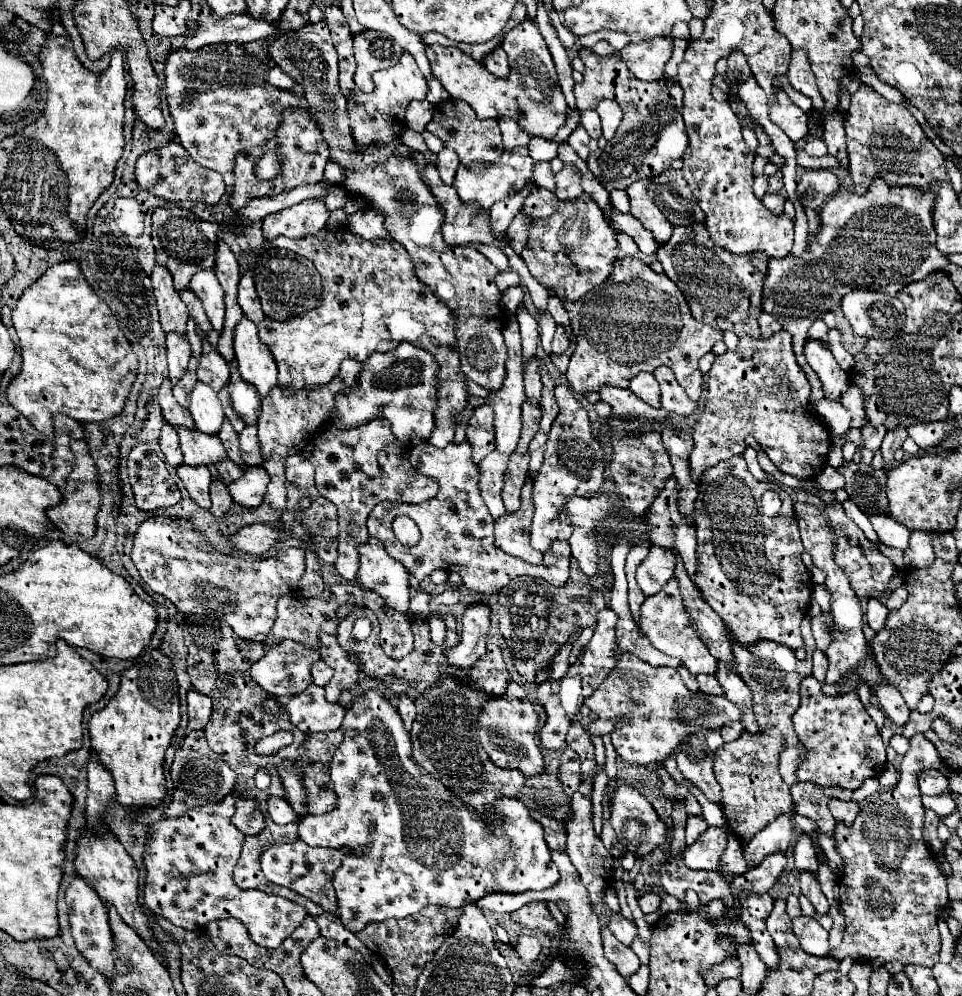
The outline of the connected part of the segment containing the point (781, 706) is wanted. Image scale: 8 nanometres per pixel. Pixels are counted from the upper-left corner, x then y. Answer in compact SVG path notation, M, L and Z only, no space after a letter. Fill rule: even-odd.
M805 615L803 623L801 623L801 637L805 641L805 651L807 651L807 659L799 660L795 657L795 653L789 649L789 647L779 647L779 643L771 643L771 641L759 641L759 643L751 643L751 645L741 645L733 633L729 631L729 639L731 639L731 649L733 649L733 655L735 655L735 661L737 661L737 673L739 677L745 681L745 685L751 689L753 693L753 713L757 717L757 723L761 725L761 729L765 729L767 725L775 725L783 731L785 739L787 739L787 747L785 751L799 751L799 759L781 759L779 763L779 771L781 771L781 777L787 785L793 785L797 783L797 767L799 763L803 761L805 757L805 749L803 749L803 743L799 743L799 737L795 735L795 729L793 729L793 723L791 723L791 717L793 713L797 711L799 707L799 683L801 679L809 677L812 674L813 663L812 655L813 651L817 649L815 645L815 639L811 635L811 625L809 625L809 615Z

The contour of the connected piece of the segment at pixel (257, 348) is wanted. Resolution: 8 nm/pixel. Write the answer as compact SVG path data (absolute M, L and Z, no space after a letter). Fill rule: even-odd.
M243 317L243 321L235 329L235 355L237 355L237 363L239 363L243 381L251 383L259 391L259 395L265 397L277 385L277 365L275 365L275 359L273 359L269 347L259 341L257 325L247 317Z

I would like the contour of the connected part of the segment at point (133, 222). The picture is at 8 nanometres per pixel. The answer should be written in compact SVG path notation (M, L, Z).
M117 197L111 215L123 235L139 237L143 233L143 213L141 205L135 199Z

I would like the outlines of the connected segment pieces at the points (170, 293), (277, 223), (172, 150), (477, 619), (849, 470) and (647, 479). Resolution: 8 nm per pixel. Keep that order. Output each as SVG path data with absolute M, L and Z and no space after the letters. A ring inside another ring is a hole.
M155 265L153 269L153 289L155 289L155 299L157 299L157 309L159 309L159 321L165 333L181 333L185 335L187 327L187 307L181 301L179 293L173 287L173 279L165 267Z
M307 199L295 207L281 209L263 219L263 239L271 243L275 237L285 235L291 239L301 239L307 235L315 235L325 227L329 219L329 209L321 199Z
M171 141L159 151L145 153L143 157L139 157L135 165L135 175L137 175L137 183L143 189L147 189L149 193L165 201L187 201L189 199L189 201L203 203L207 209L211 209L213 205L219 203L219 199L225 193L223 177L211 169L197 165L177 141Z
M473 603L465 609L461 621L463 621L461 643L455 649L447 651L447 661L457 669L469 671L469 667L475 665L475 659L479 659L485 651L491 609L487 603Z
M843 463L839 473L845 477L845 491L849 499L867 513L887 513L887 497L885 497L885 481L887 471L875 469L865 463Z
M611 417L611 423L617 423L615 431L611 435L611 445L613 445L611 477L613 477L613 483L617 487L619 497L625 501L627 511L633 515L643 515L651 507L651 503L655 501L659 491L665 487L665 481L673 475L669 455L663 447L659 433L649 431L649 433L635 437L635 435L629 435L623 431L623 427L629 421L623 421L619 417Z

